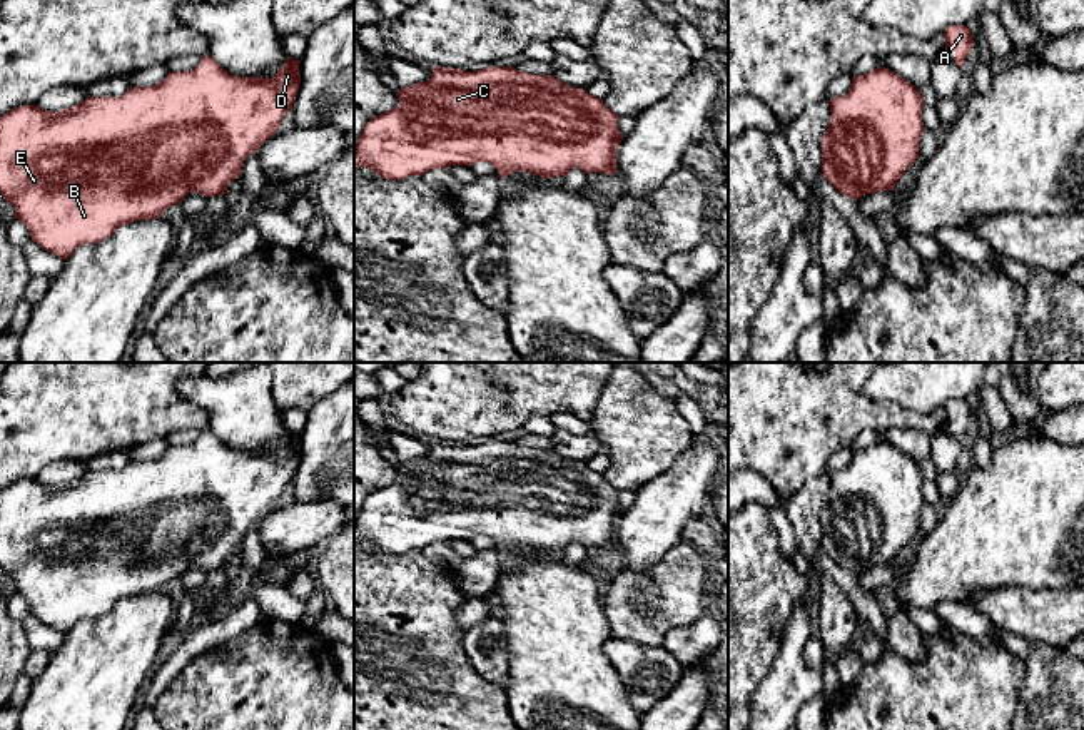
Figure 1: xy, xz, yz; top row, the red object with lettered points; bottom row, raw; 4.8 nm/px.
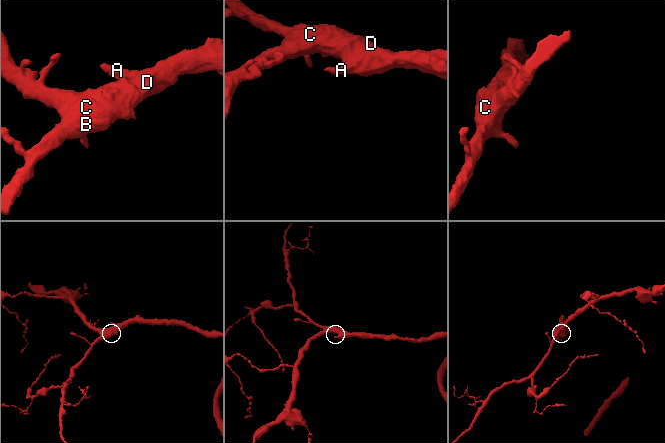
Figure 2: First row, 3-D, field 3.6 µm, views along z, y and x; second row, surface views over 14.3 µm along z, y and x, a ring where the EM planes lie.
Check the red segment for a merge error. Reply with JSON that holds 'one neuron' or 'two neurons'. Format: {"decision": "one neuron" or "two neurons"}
{"decision": "one neuron"}

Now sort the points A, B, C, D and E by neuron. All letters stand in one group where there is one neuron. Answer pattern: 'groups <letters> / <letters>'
groups A B C D E

